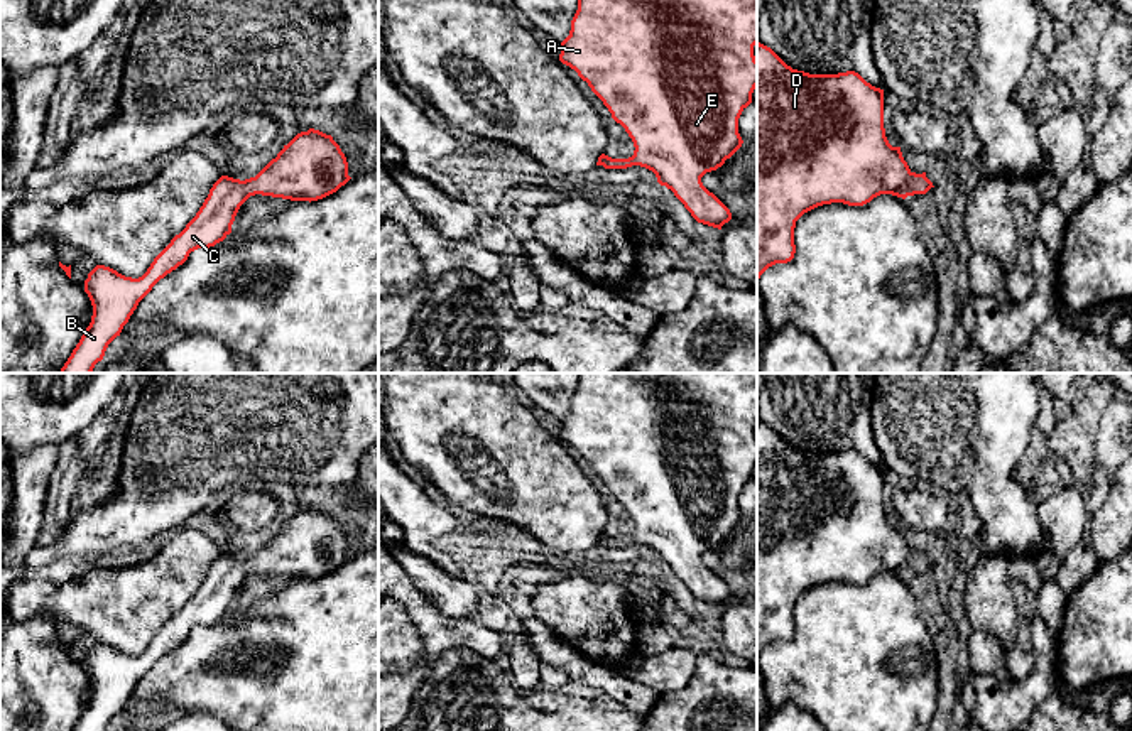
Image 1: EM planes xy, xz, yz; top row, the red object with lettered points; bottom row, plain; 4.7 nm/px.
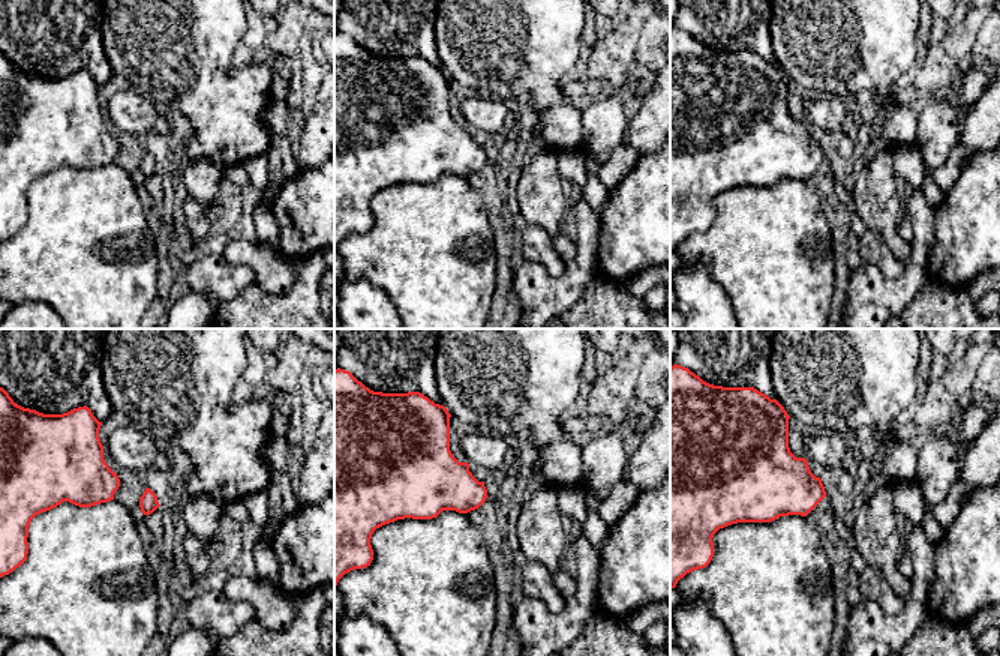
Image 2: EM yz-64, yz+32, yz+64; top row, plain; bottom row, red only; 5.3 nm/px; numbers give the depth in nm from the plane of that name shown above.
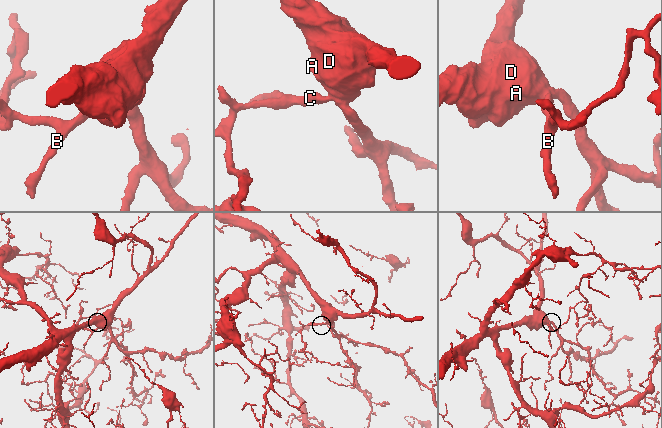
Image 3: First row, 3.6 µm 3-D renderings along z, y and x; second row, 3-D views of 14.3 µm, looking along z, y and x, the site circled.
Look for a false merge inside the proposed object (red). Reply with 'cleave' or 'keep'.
keep

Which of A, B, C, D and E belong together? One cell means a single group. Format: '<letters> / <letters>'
A B C D E

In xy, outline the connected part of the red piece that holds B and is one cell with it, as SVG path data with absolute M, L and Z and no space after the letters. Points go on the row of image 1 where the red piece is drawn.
M314 128L297 133L255 177L240 181L221 176L196 216L142 277L125 277L105 265L96 265L88 273L84 292L93 306L91 322L59 373L91 373L152 287L182 265L191 252L223 241L250 196L311 203L336 192L350 179L340 145L331 135Z

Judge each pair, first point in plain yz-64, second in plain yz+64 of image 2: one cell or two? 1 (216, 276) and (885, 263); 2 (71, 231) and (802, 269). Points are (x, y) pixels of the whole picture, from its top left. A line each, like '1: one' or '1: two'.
1: two
2: one

